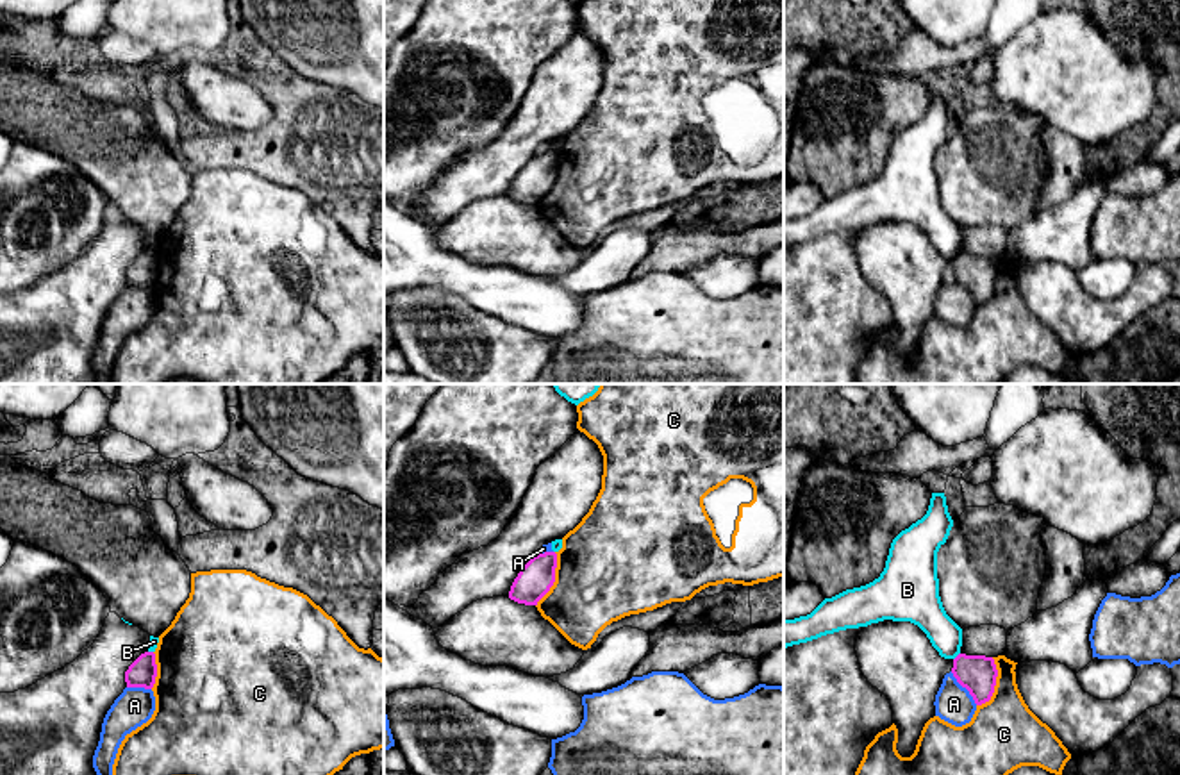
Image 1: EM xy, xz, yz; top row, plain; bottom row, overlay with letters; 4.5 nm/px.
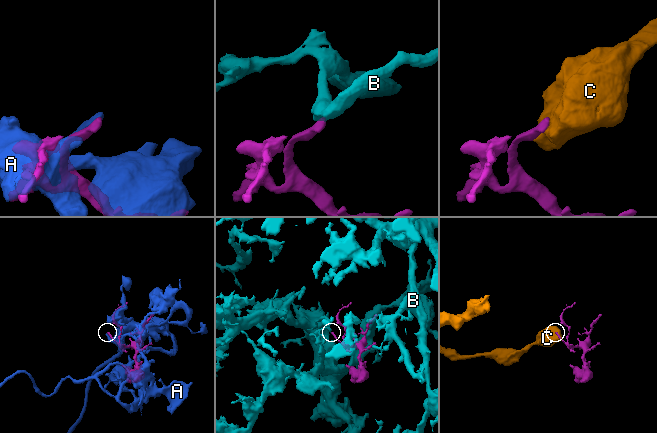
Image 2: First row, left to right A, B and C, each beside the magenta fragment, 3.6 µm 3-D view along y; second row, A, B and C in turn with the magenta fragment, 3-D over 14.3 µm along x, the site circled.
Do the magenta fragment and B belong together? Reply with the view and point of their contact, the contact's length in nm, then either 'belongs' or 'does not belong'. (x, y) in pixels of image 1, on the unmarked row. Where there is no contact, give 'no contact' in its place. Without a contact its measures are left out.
meets magenta in yz at (957, 256); contact 50 nm long; does not belong

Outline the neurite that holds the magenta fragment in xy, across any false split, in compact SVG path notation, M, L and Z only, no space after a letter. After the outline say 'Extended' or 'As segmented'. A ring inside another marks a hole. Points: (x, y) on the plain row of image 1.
M141 254L125 271L127 288L152 289L157 277L155 254Z. As segmented

